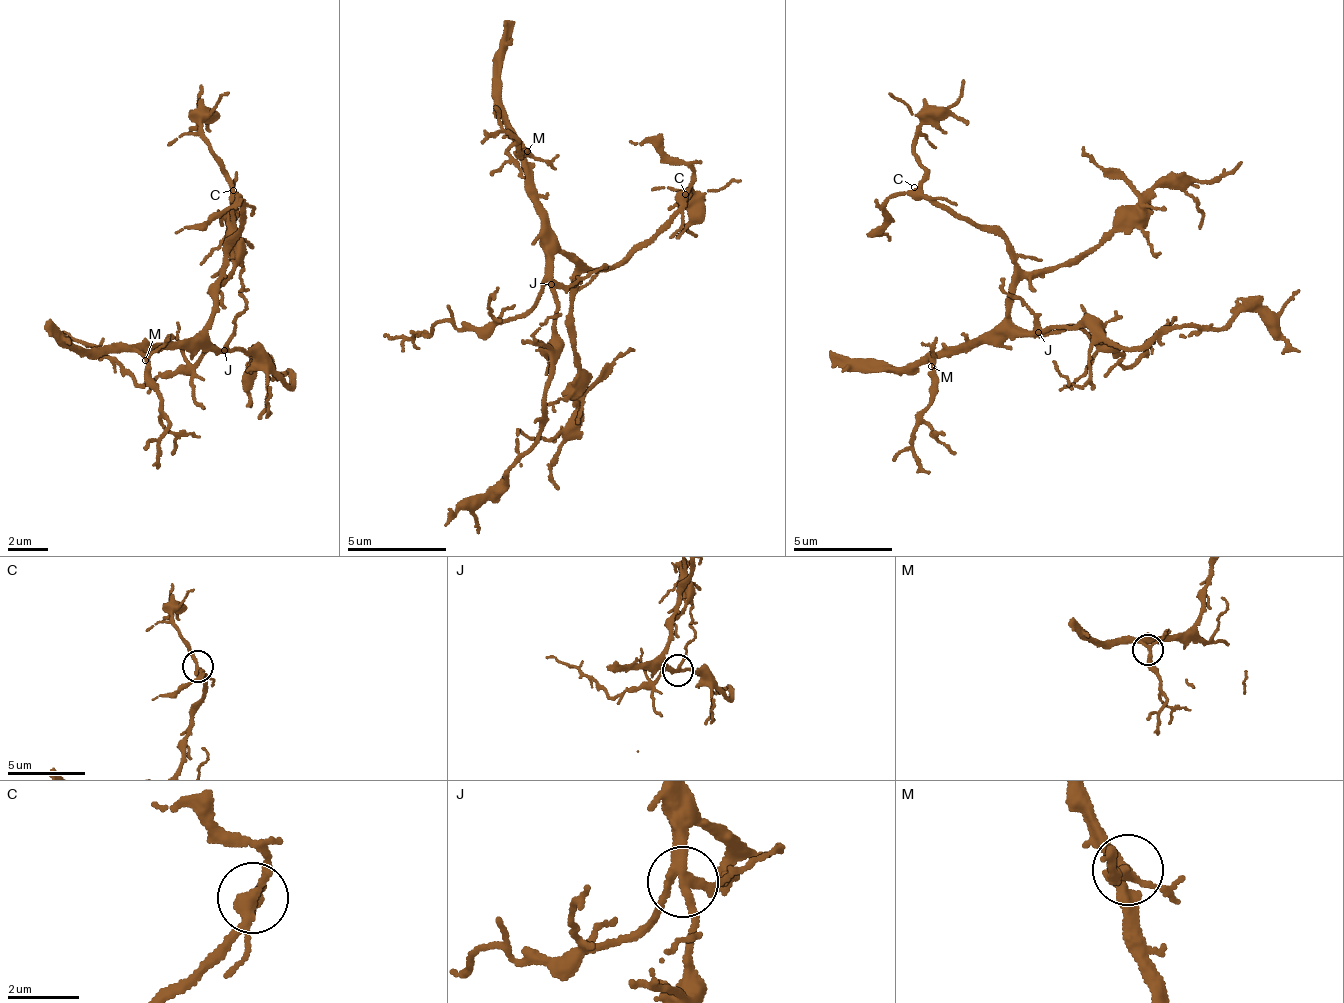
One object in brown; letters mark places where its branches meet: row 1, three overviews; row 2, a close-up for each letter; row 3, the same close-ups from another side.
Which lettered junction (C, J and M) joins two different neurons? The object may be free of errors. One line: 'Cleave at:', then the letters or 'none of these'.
Cleave at: none of these

